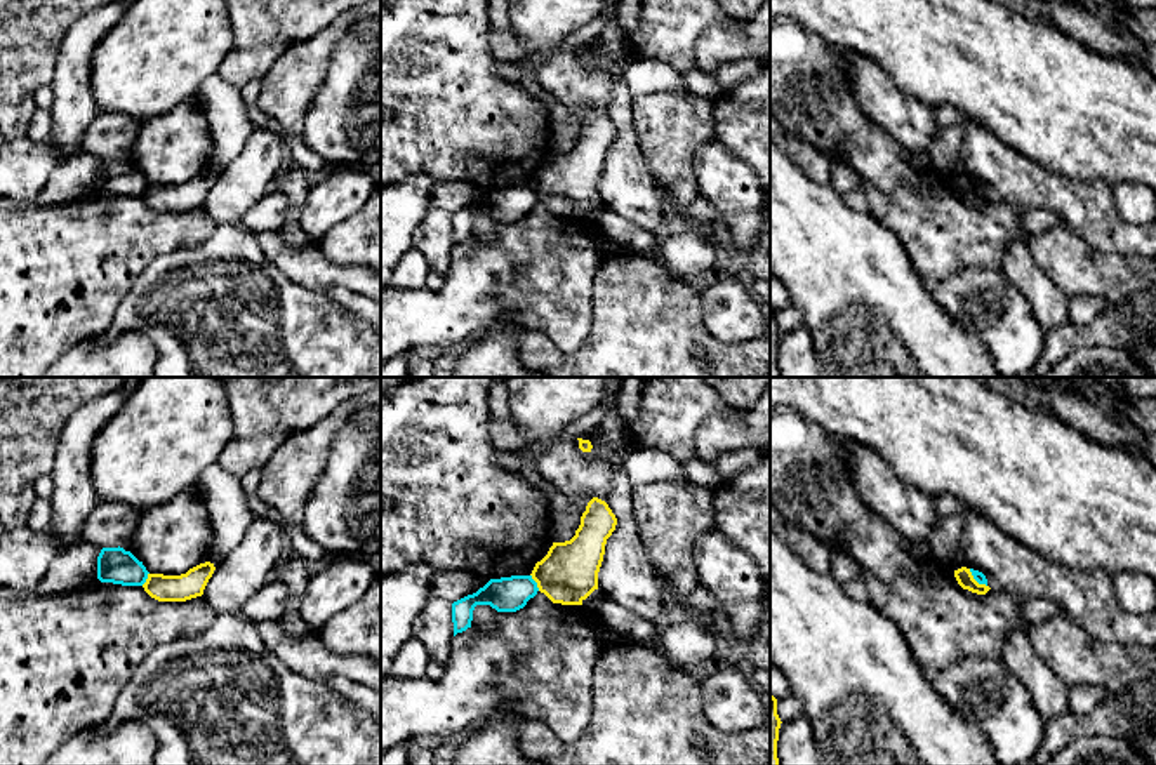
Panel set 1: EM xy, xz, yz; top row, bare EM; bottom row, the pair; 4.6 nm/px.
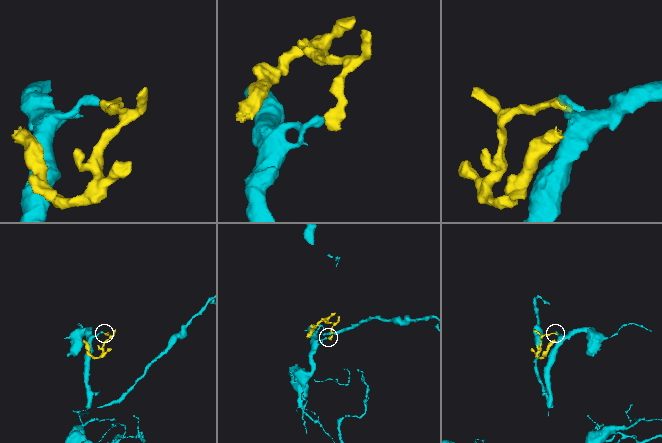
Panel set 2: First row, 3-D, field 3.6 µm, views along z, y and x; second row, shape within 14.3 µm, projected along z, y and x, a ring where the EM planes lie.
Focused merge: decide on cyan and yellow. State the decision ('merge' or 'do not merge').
do not merge

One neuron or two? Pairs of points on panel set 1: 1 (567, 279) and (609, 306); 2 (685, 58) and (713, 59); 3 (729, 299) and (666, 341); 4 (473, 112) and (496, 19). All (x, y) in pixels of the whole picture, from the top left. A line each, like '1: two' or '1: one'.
1: two
2: two
3: two
4: two

